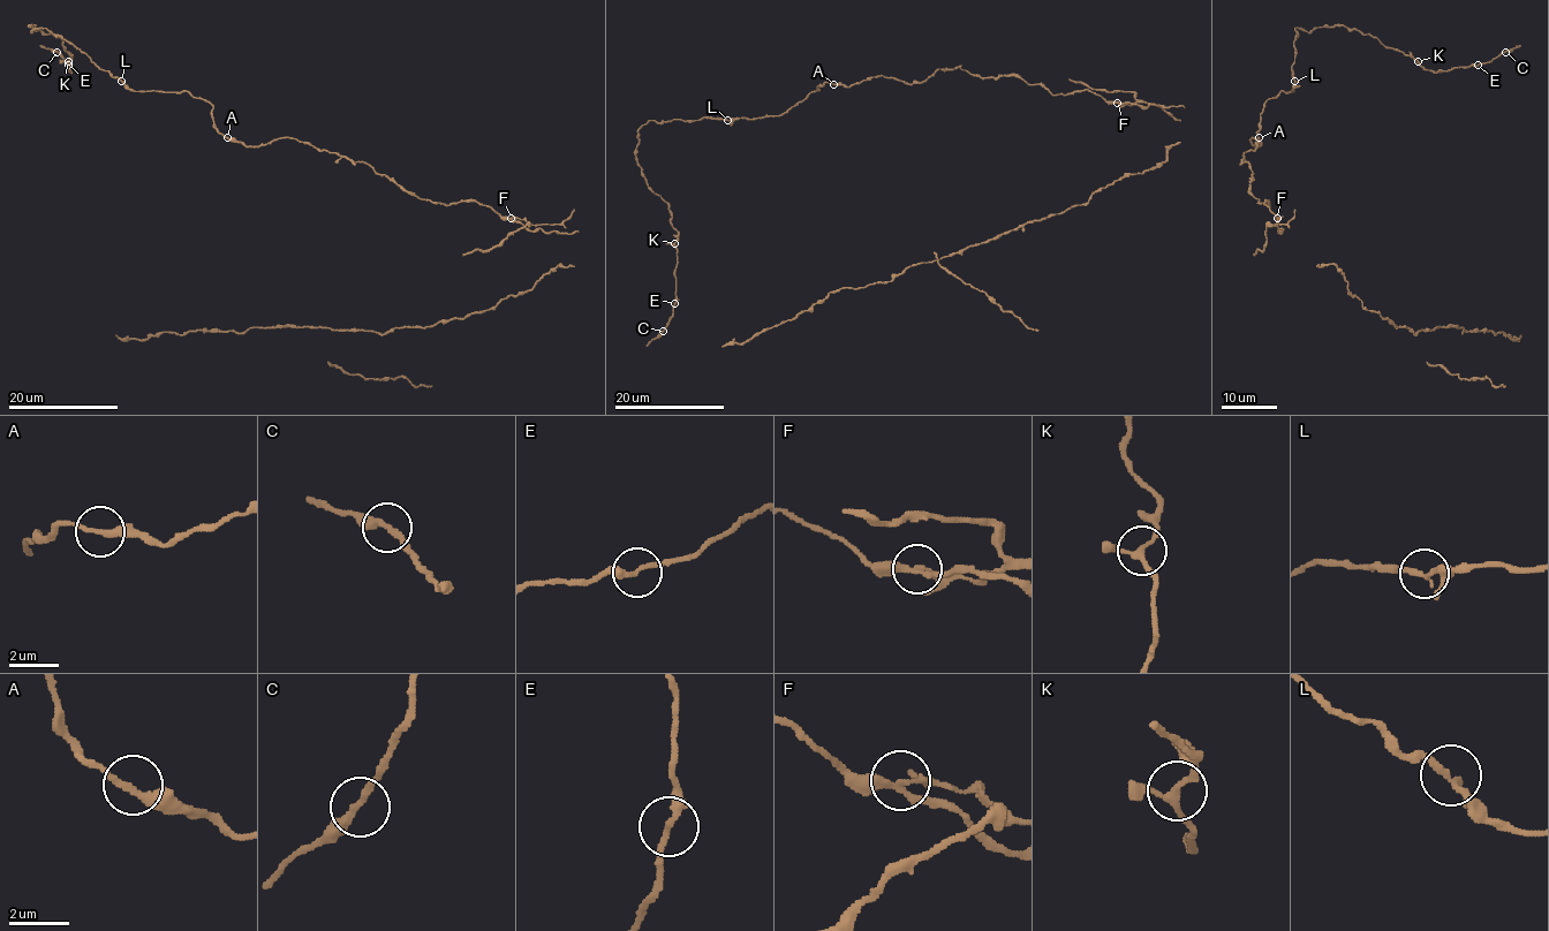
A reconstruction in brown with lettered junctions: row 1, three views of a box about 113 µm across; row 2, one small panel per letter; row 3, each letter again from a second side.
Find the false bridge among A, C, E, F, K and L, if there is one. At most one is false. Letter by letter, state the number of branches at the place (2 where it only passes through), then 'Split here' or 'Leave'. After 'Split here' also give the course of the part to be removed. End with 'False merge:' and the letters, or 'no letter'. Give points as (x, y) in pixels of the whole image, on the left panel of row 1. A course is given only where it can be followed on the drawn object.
A: Branches: 2. Leave
C: Branches: 2. Leave
E: Branches: 2. Leave
F: Branches: 3. Split here. Course of the part to remove: (511, 218), (529, 224), (509, 233), (489, 249), (462, 255)
K: Branches: 3. Leave
L: Branches: 2. Leave
False merge: F

